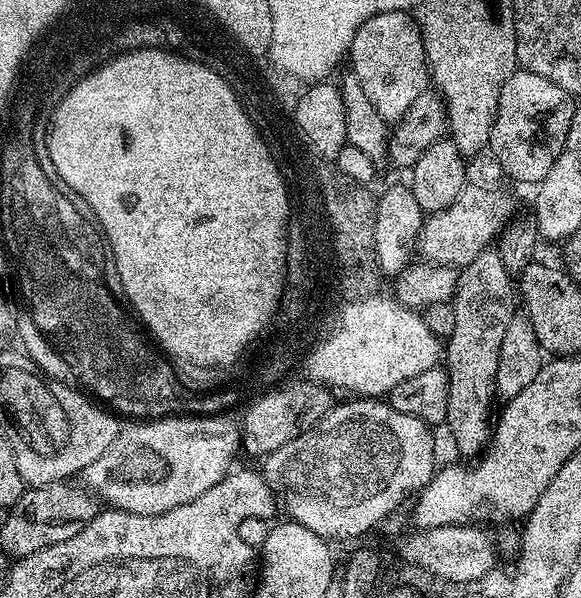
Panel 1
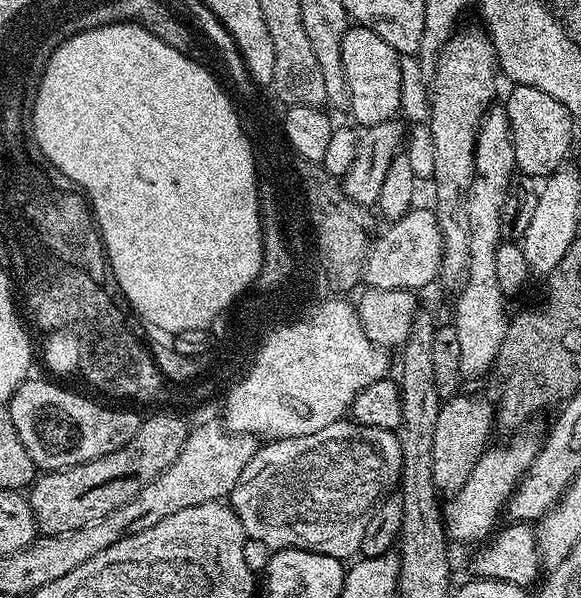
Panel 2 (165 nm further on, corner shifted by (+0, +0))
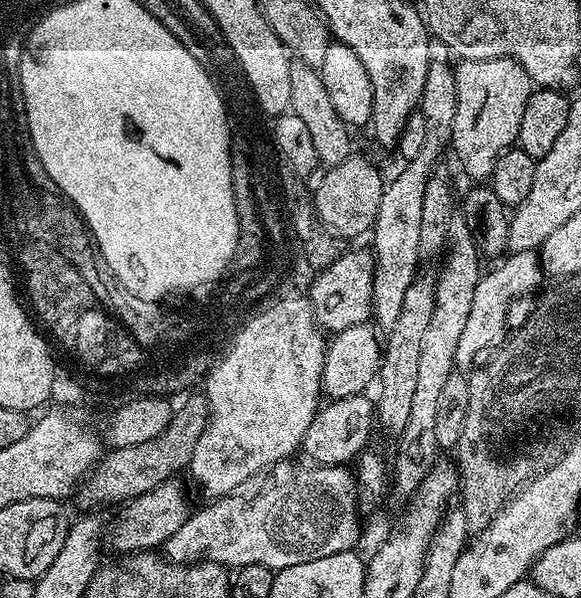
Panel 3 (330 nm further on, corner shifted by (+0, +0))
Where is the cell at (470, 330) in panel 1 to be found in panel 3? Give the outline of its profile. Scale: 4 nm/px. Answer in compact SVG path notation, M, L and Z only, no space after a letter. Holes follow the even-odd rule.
M499 56L489 60L460 60L455 65L456 73L456 109L454 110L454 126L452 127L451 151L456 151L456 160L464 167L468 176L476 178L491 177L498 158L508 148L519 141L522 130L522 114L526 114L526 106L530 102L534 85L530 74L511 56Z

